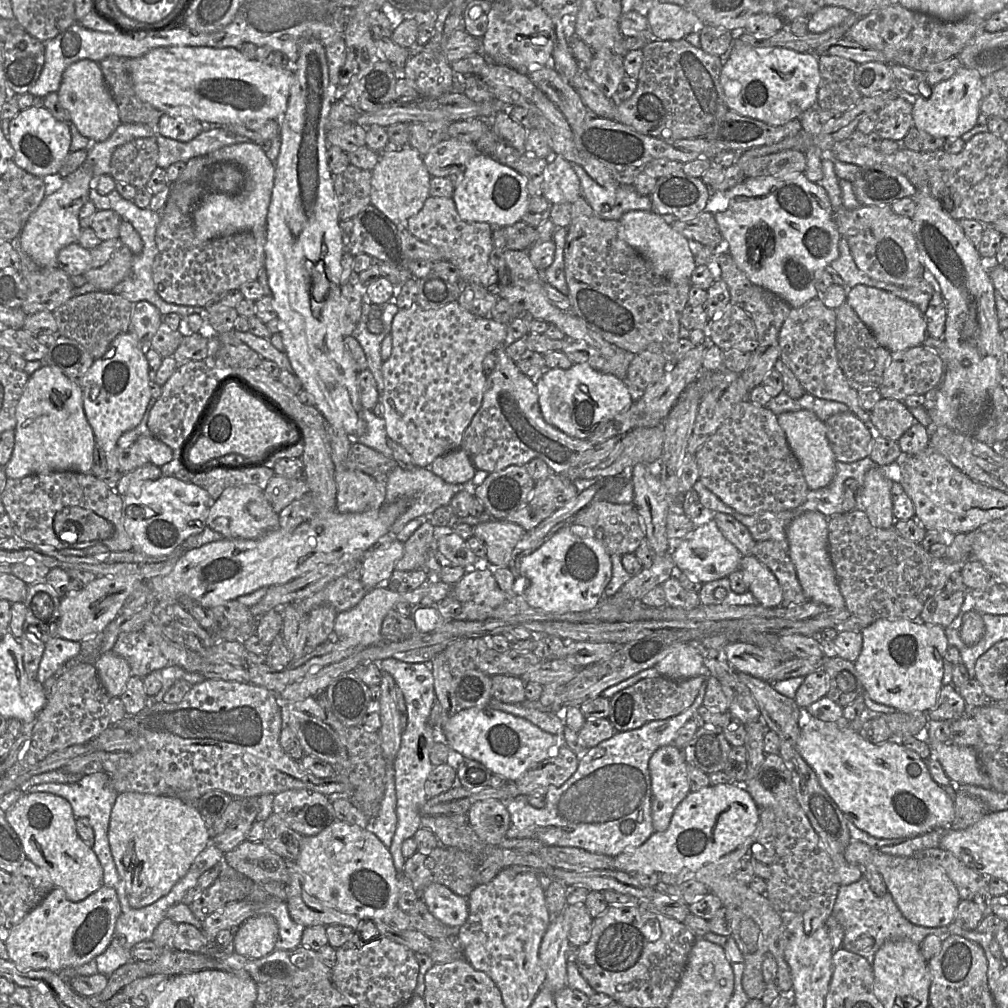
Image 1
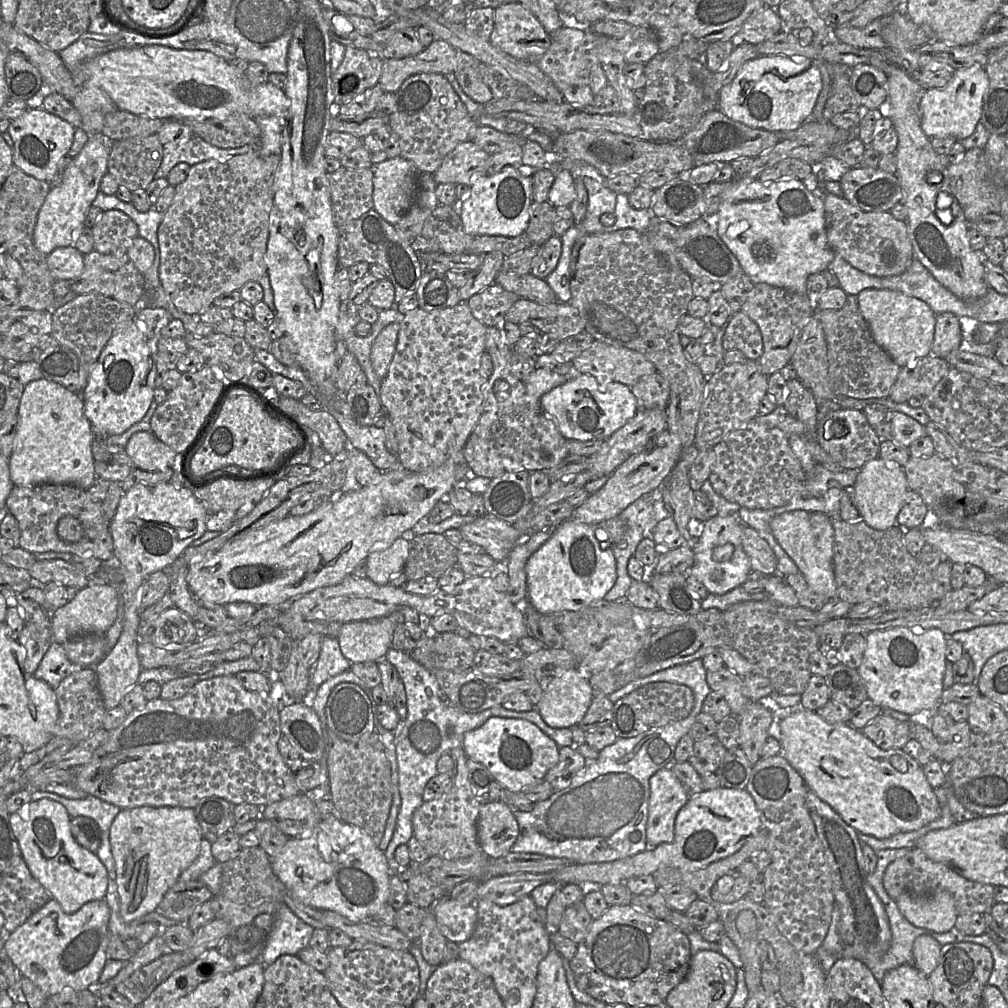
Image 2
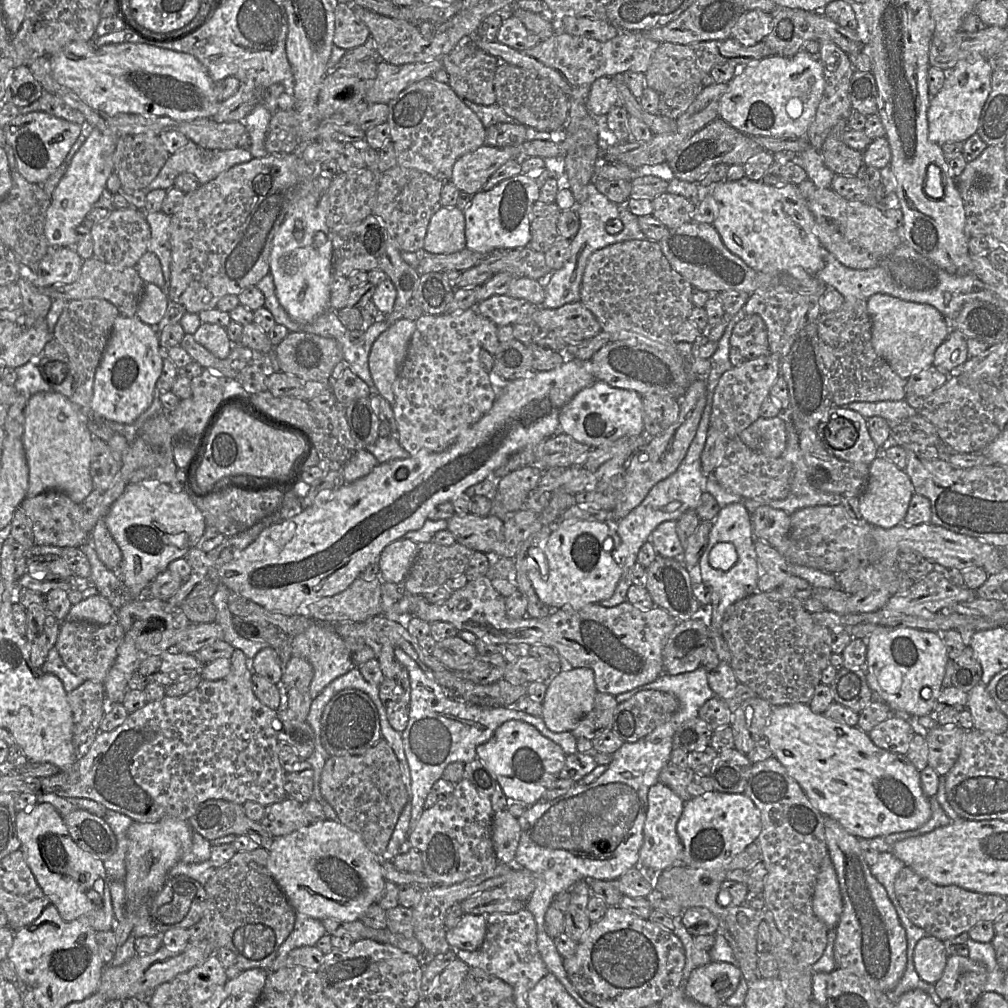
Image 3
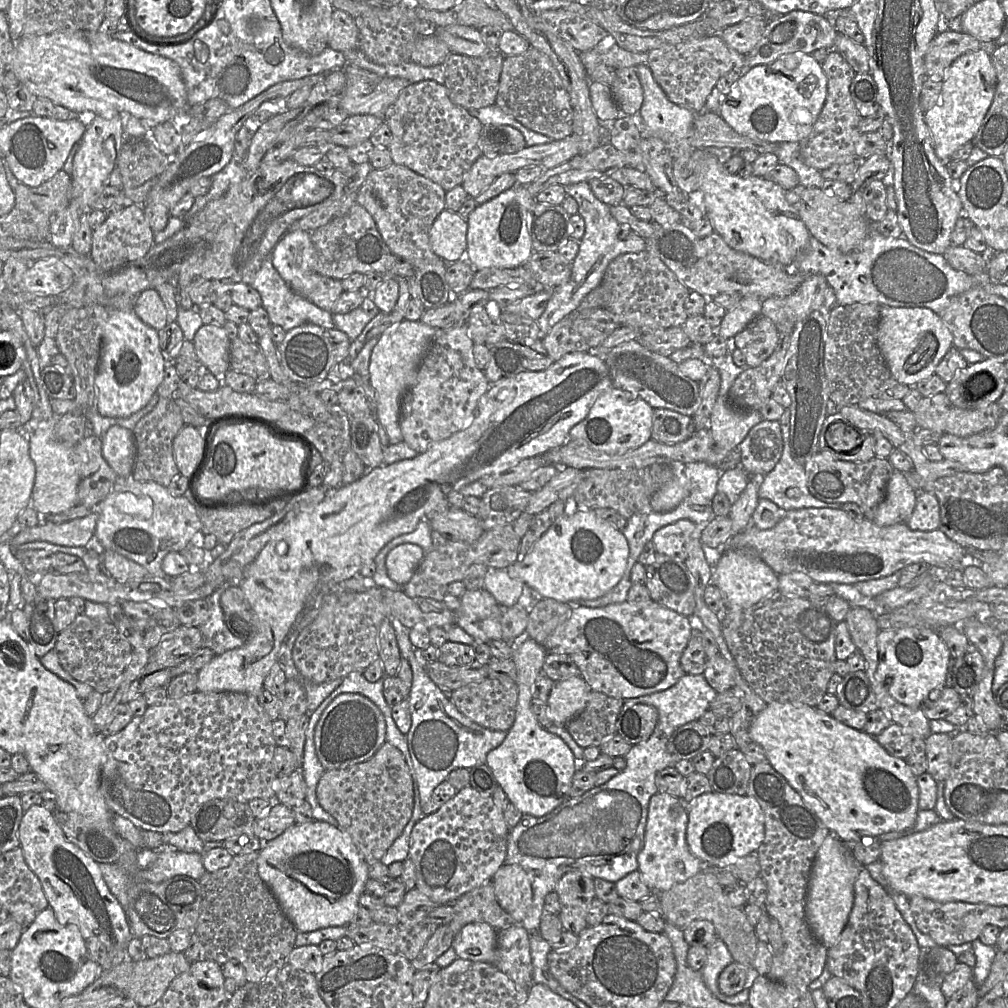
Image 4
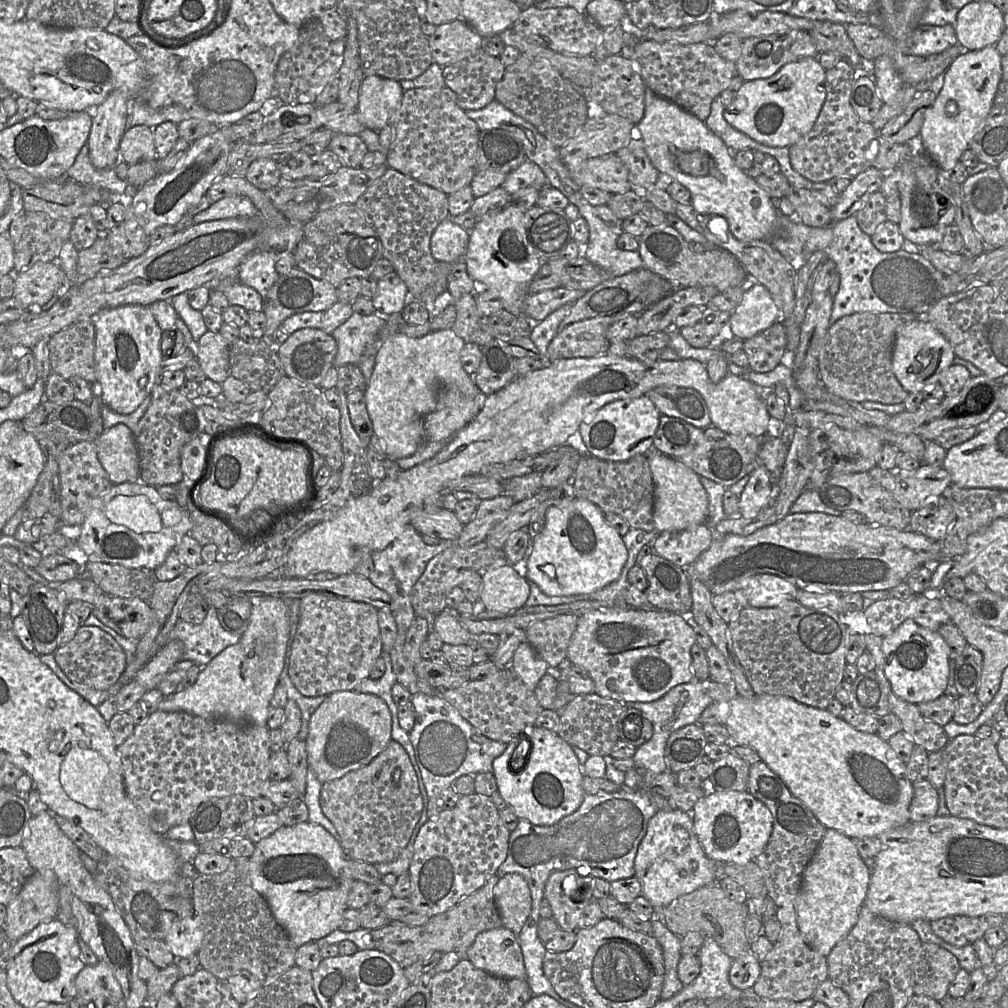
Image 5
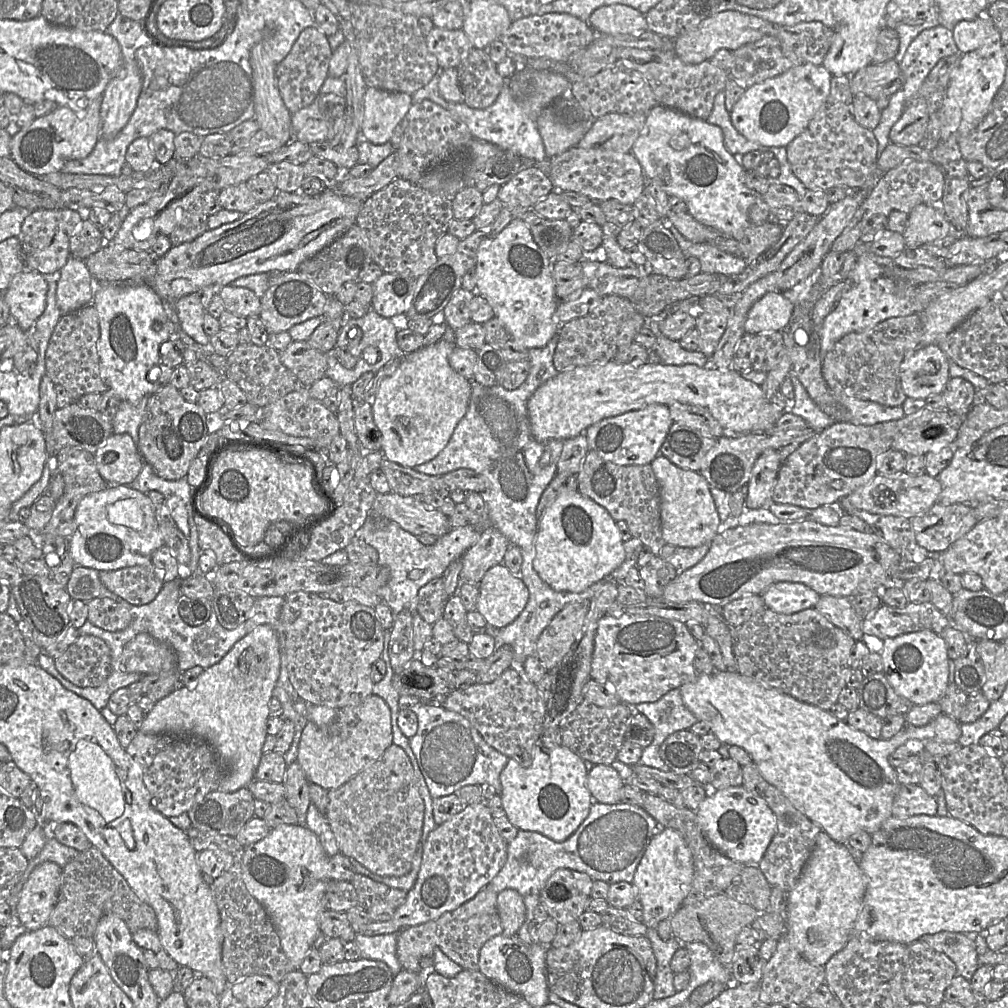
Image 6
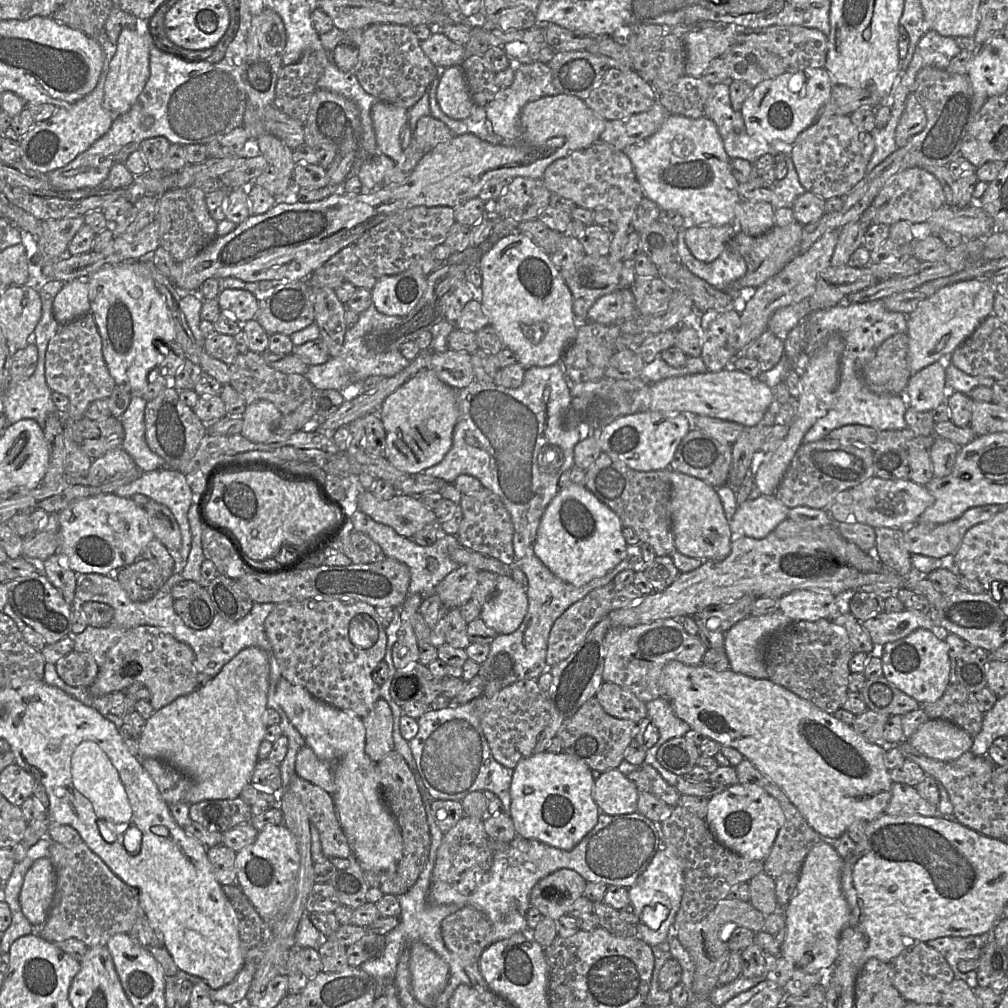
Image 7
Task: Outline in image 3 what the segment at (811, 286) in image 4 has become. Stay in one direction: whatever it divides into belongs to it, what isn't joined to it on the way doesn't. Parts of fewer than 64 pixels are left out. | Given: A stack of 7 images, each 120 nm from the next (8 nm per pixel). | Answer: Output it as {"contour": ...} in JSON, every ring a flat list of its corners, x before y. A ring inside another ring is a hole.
{"contour":[[822,283,820,292,814,295,803,295,784,286,759,289,750,294,742,313,759,315,763,319,767,327,769,351,772,354,777,354,782,360,791,350,801,330,809,323,816,321,823,312,820,300,827,289]]}

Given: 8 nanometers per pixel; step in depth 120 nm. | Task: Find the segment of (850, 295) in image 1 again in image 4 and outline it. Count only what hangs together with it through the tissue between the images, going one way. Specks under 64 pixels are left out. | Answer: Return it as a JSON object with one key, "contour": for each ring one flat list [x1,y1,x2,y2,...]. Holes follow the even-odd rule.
{"contour":[[879,306,877,345,892,374,909,387,935,373,935,368,953,345,953,336,941,316,924,307]]}

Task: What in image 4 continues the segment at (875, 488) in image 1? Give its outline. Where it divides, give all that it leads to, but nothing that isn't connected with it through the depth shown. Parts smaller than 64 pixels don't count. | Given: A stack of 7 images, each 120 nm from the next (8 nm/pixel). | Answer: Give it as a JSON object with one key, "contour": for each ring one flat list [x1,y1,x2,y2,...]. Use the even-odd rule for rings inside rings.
{"contour":[[894,470,886,487,885,499,878,505,872,521,880,526,887,527,897,523,907,523,916,505,917,492,908,483,904,473]]}

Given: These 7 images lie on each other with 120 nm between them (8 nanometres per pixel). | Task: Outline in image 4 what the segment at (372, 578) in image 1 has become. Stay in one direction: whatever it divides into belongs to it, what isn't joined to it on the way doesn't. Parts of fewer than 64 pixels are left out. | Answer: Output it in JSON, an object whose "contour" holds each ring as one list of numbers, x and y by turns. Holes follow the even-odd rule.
{"contour":[[412,543,400,544,386,557,386,570,389,578,397,584,407,584,424,558,424,550]]}

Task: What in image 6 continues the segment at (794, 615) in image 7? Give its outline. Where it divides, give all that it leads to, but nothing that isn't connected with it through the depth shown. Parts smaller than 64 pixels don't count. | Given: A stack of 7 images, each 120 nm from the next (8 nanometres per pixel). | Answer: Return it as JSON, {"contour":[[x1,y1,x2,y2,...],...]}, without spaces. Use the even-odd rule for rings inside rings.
{"contour":[[778,582,771,585,761,597,769,610,790,615,814,608,820,595,801,583]]}

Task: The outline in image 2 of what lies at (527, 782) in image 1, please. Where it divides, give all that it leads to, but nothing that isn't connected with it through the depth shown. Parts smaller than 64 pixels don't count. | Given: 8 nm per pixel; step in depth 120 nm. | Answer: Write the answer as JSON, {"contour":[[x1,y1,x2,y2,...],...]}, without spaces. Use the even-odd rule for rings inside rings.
{"contour":[[560,747,559,761,545,775,544,781,551,784,555,792,567,788,574,777,586,766,585,758,575,747]]}

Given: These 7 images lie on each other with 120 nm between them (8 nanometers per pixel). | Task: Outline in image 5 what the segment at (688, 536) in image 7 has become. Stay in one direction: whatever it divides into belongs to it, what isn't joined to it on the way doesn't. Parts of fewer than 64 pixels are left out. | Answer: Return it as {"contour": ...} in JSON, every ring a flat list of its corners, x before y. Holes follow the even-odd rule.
{"contour":[[649,451,647,455,654,482,653,521,658,533,682,531,704,524,708,514,709,500,700,476,673,457,661,452]]}

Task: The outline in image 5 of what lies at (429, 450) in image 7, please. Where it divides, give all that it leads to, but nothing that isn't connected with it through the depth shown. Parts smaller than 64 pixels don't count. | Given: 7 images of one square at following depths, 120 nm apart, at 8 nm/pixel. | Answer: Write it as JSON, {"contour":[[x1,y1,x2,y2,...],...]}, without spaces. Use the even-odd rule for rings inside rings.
{"contour":[[451,328,431,331,421,338,411,338,398,331,385,339,365,387,365,398,374,434,378,436,387,458,397,461,409,457,424,443,423,419,436,409,441,384,452,385,464,395,476,397,479,389,460,361,465,344]]}

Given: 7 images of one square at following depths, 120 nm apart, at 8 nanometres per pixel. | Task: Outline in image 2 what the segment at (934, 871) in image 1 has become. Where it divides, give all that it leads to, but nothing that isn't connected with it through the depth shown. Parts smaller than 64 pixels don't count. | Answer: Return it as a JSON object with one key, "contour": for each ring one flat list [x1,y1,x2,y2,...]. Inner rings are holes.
{"contour":[[945,890,920,897,908,891,895,902,902,915,914,926,936,933,945,933,955,927,957,911,951,893]]}

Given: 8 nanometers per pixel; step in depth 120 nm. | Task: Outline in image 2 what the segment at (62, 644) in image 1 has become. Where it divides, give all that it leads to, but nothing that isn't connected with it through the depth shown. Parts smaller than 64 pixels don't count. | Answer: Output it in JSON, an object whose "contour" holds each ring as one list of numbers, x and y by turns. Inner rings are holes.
{"contour":[[53,642,33,675,56,689,62,680,82,668,68,659,62,644]]}

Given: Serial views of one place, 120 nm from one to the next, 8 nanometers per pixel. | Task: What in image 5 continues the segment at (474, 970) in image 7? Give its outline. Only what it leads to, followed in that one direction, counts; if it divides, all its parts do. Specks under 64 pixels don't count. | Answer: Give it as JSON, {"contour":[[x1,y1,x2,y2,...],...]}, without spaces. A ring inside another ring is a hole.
{"contour":[[493,875,478,890,462,898,442,914,430,917,424,925,408,926,401,921,392,921,371,930,375,949,384,952,402,968,407,968,434,951,454,952,460,959,466,959,467,951,479,933,502,927,493,893,498,880,499,877]]}

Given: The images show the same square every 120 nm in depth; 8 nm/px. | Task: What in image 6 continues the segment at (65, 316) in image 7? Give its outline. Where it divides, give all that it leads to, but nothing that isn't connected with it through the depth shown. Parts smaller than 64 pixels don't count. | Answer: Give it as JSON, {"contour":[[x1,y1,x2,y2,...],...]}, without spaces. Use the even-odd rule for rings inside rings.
{"contour":[[71,256,59,272,56,303,62,314,92,303,96,280,84,260]]}

